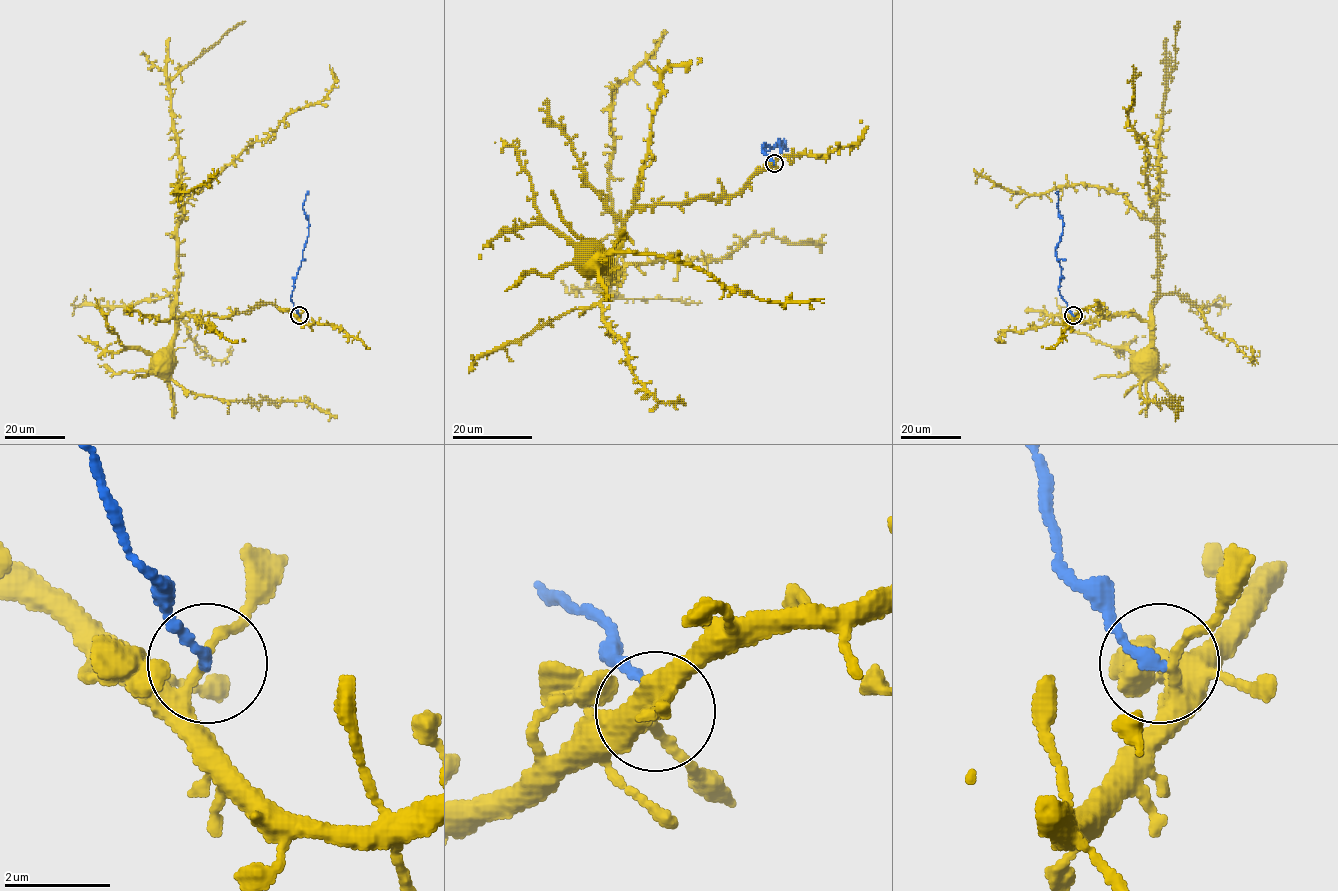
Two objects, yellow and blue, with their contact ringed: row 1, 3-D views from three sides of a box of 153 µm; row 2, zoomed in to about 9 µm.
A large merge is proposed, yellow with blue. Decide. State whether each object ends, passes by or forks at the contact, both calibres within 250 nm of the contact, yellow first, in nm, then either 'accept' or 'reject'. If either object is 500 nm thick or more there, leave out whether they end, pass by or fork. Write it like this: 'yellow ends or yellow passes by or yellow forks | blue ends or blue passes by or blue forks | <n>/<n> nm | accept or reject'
yellow passes by | blue ends | 240/200 nm | reject

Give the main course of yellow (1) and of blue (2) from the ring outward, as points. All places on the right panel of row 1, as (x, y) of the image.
1: (1074, 315), (1097, 303), (1103, 317), (1148, 321), (1157, 293), (1145, 142), (1127, 116), (1133, 65)
2: (1073, 315), (1059, 294), (1061, 267), (1055, 249), (1063, 218), (1057, 206), (1057, 191)

